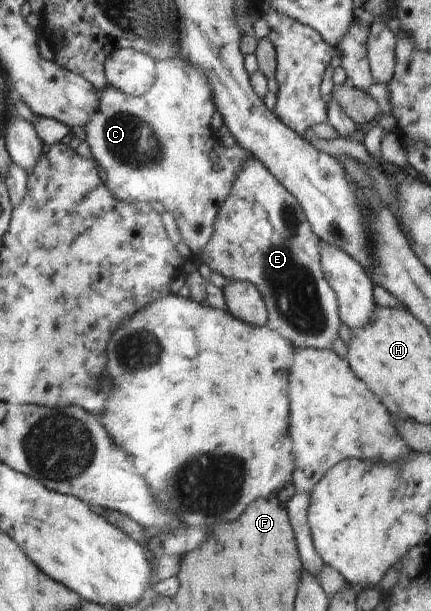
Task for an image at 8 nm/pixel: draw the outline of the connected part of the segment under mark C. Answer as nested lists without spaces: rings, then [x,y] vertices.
[[[175,56],[171,59],[157,60],[155,62],[156,78],[153,85],[145,94],[140,96],[125,95],[121,90],[113,87],[103,89],[98,97],[98,106],[91,114],[90,120],[84,125],[85,140],[87,141],[91,153],[92,159],[101,165],[105,169],[107,174],[107,186],[106,188],[115,196],[118,200],[130,203],[131,201],[152,202],[159,201],[165,207],[165,211],[168,211],[175,218],[179,233],[183,241],[187,244],[187,247],[192,251],[191,258],[197,259],[204,252],[208,239],[214,230],[214,223],[222,203],[225,201],[227,194],[230,194],[232,183],[235,181],[235,176],[238,174],[240,167],[246,159],[251,155],[246,152],[239,144],[235,144],[230,148],[221,145],[221,142],[217,139],[215,132],[211,129],[211,117],[215,113],[216,109],[212,102],[211,90],[208,86],[206,75],[202,69],[199,69],[196,65],[189,63],[187,60],[179,56]]]

